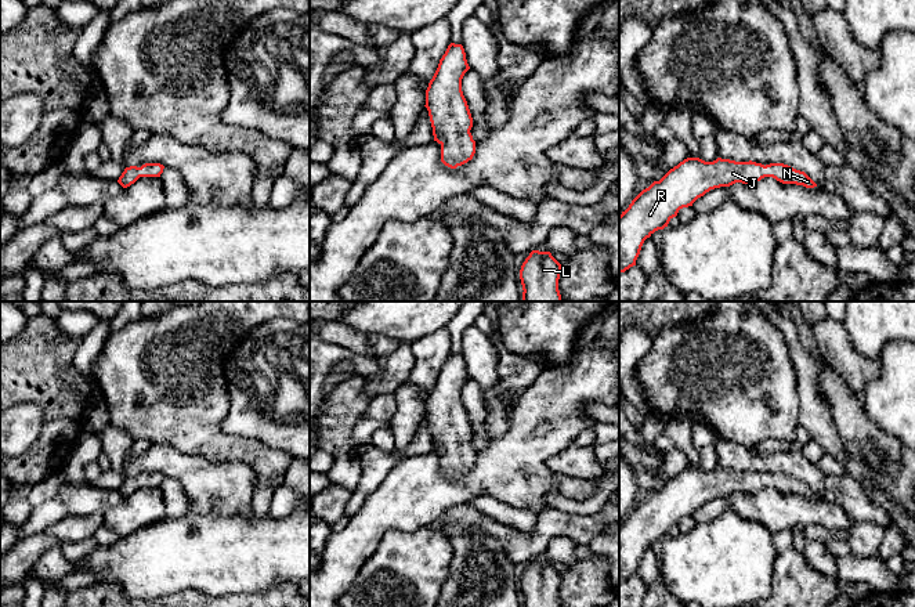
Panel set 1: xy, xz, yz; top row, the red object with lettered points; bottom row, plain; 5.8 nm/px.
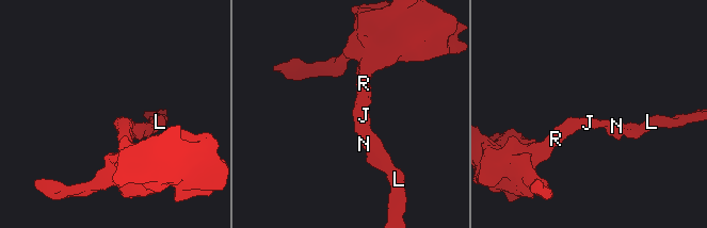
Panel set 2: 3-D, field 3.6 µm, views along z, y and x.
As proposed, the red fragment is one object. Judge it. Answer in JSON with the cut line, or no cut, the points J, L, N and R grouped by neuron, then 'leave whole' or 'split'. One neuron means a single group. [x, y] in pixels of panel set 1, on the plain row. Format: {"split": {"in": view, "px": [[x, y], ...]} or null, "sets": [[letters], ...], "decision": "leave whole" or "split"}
{"split": null, "sets": [["J", "L", "N", "R"]], "decision": "leave whole"}

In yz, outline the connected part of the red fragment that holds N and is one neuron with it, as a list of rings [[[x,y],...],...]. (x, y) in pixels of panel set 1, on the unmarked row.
[[[687,467],[659,491],[643,499],[619,525],[619,583],[636,575],[641,556],[655,541],[668,536],[683,517],[706,502],[735,492],[753,494],[773,487],[782,494],[814,498],[817,494],[800,480],[784,473],[762,474],[717,467],[705,471]]]

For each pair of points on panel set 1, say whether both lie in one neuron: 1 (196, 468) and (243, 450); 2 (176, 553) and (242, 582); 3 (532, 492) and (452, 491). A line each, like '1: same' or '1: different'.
1: different
2: same
3: same

